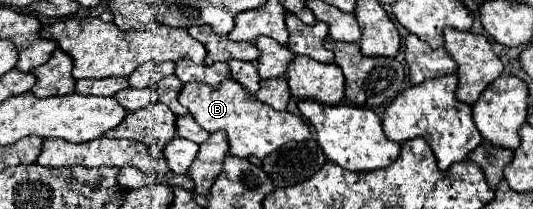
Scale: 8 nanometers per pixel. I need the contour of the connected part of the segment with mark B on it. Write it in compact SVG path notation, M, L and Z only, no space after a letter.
M225 79L217 87L207 83L185 83L179 93L179 103L189 109L195 121L207 131L225 131L229 139L229 155L235 157L267 157L279 145L287 141L305 141L309 137L309 125L289 111L275 111L255 101L235 79Z

